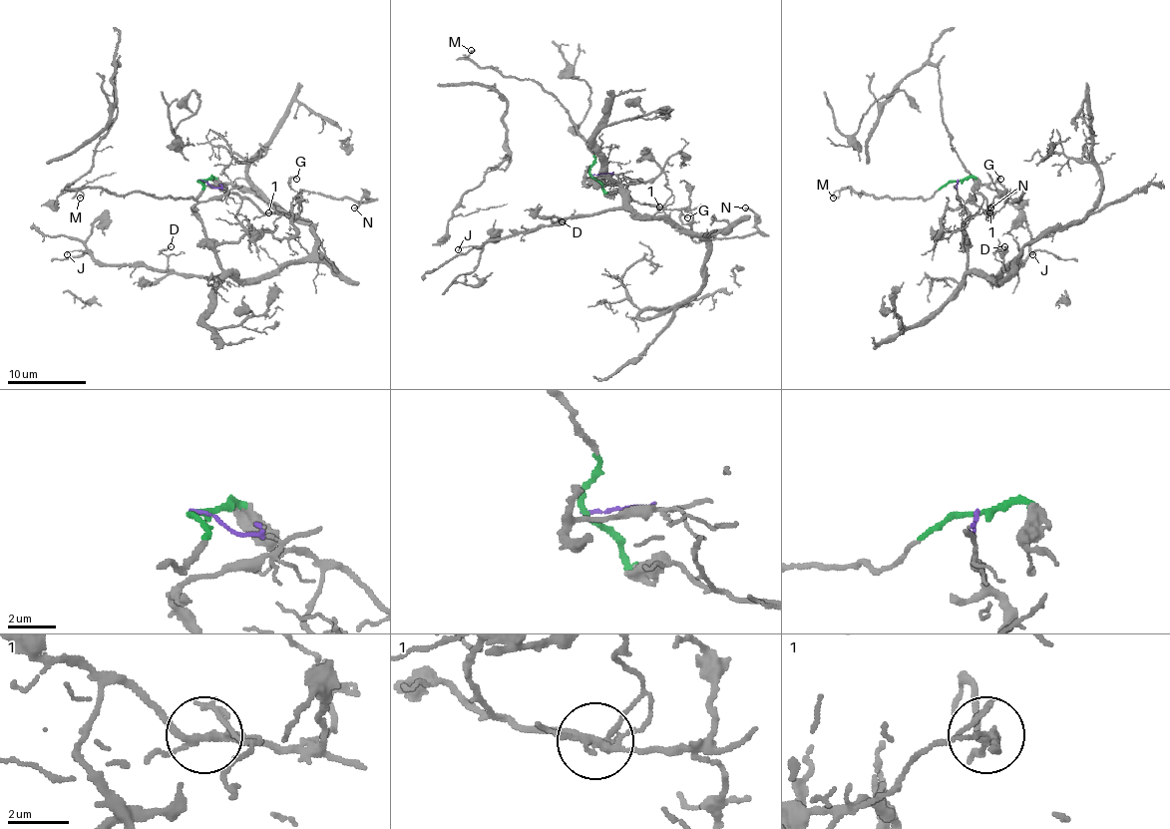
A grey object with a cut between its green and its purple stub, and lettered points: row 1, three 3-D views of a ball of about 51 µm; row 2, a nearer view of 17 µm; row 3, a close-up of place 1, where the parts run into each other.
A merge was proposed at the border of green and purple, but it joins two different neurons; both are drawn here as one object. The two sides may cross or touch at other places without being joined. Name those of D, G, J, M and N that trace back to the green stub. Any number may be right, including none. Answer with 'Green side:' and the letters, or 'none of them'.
Green side: G, M, N

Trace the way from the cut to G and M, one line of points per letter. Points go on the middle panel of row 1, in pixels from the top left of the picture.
G: (591, 176), (607, 191), (654, 207), (686, 208), (692, 214), (688, 224), (680, 216), (688, 216)
M: (591, 176), (593, 154), (568, 110), (532, 81), (503, 77), (489, 67), (479, 67), (469, 55), (471, 51)

